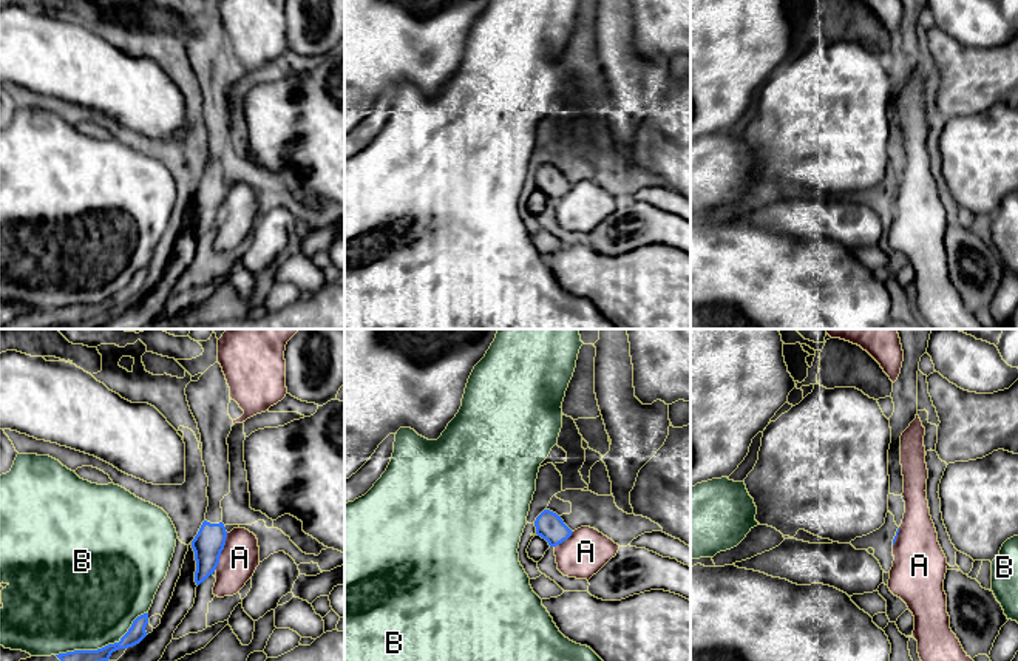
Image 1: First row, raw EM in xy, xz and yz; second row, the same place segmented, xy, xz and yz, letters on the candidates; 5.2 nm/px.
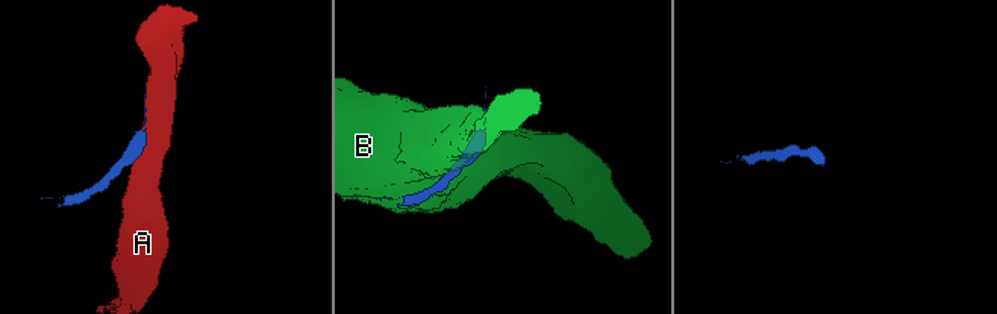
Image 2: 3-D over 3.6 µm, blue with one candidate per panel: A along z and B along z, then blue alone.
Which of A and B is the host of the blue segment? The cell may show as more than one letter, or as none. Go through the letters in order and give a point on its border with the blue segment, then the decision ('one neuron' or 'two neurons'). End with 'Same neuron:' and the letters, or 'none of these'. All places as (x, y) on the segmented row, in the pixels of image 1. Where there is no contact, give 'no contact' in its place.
A: meets blue in xy at (221, 550); two neurons
B: meets blue in xy at (105, 646); two neurons
Same neuron: none of these

